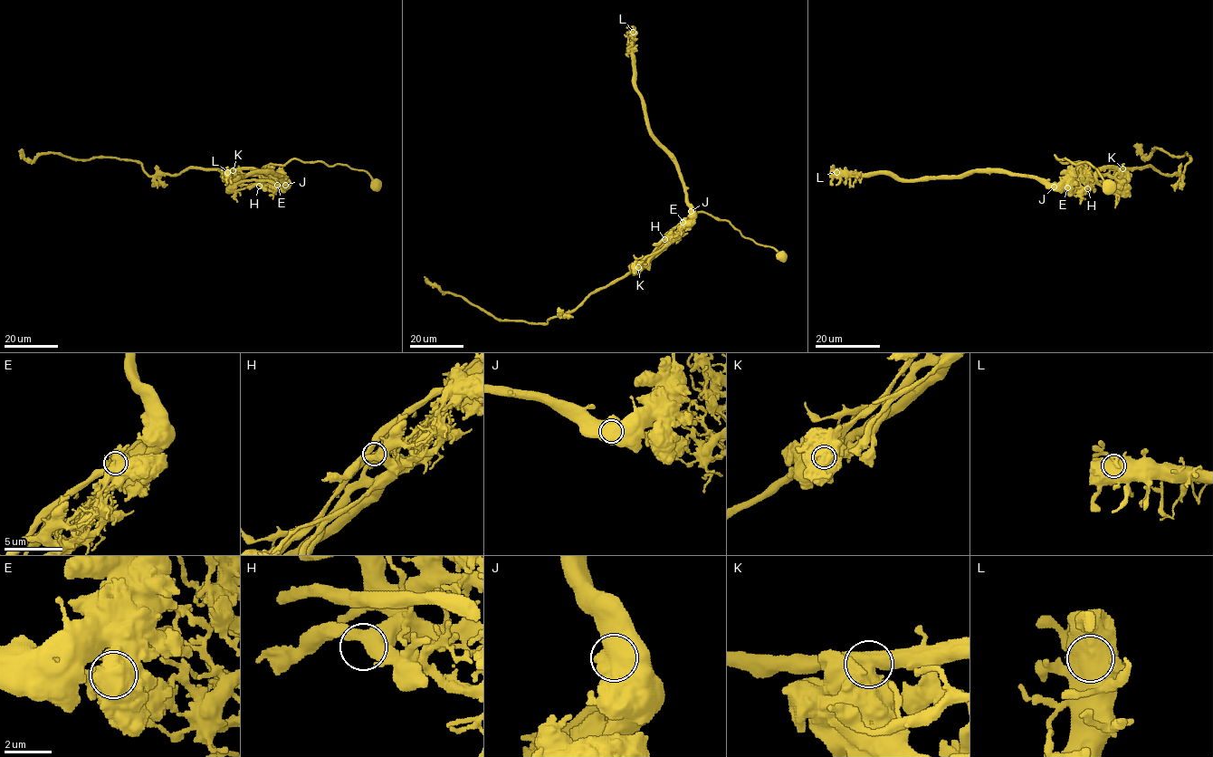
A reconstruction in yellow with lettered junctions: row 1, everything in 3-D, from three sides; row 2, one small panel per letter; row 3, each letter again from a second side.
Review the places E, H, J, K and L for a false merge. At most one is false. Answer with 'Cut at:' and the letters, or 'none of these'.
Cut at: K

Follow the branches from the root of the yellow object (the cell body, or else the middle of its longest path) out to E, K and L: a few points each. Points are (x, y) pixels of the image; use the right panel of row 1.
E: (1111, 186), (1089, 163), (1072, 164), (1055, 156), (1064, 163), (1079, 163), (1082, 188), (1070, 189), (1067, 187)
K: (1111, 186), (1089, 163), (1072, 164), (1055, 156), (1064, 163), (1083, 162), (1095, 168), (1122, 168)
L: (1111, 186), (1089, 163), (1055, 156), (1079, 163), (1081, 189), (1006, 172), (917, 180), (836, 172)

